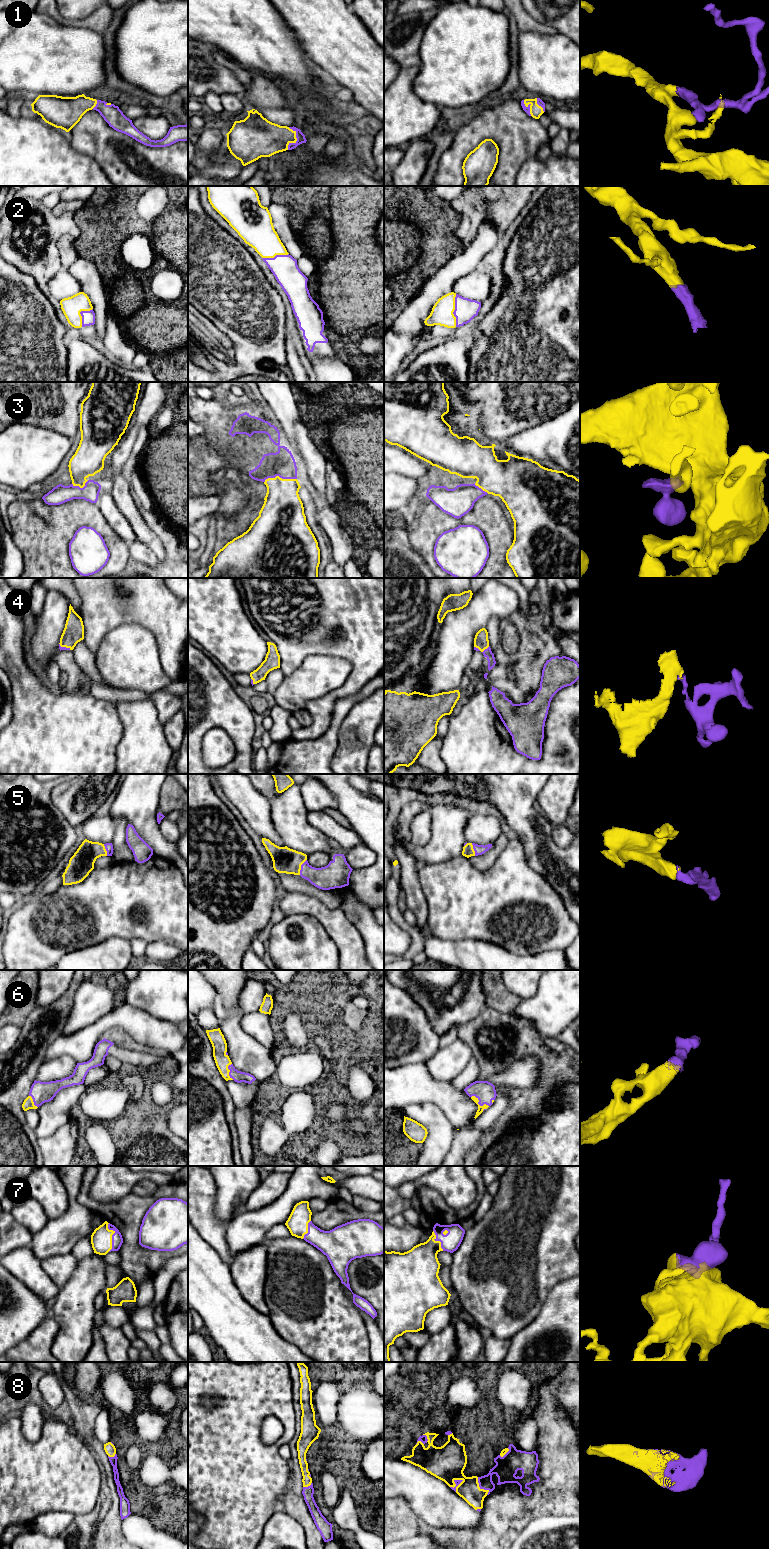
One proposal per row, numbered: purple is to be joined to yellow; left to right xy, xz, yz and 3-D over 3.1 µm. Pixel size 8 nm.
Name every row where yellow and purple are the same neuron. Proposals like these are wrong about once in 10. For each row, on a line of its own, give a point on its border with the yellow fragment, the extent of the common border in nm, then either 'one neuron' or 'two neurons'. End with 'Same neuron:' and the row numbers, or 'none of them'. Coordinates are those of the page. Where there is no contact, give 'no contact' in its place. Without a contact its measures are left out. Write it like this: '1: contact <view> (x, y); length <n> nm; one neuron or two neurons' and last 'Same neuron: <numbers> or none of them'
1: contact xz (296, 139); length 180 nm; one neuron
2: contact yz (453, 310); length 260 nm; one neuron
3: contact xz (279, 477); length 260 nm; one neuron
4: contact yz (485, 648); length 80 nm; one neuron
5: contact xz (300, 867); length 140 nm; one neuron
6: contact yz (477, 1103); length 170 nm; one neuron
7: contact xy (111, 1236); length 240 nm; one neuron
8: contact yz (481, 1489); length 170 nm; one neuron
Same neuron: 1, 2, 3, 4, 5, 6, 7, 8

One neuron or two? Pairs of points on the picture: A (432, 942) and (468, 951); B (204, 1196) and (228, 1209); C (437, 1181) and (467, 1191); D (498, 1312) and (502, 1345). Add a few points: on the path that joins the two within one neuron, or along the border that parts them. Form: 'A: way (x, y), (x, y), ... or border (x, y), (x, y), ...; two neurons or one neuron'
A: way (441, 951), (459, 951); one neuron
B: border (214, 1179), (216, 1187), (215, 1214), (226, 1222); two neurons
C: way (444, 1181), (451, 1181), (457, 1187), (460, 1187); one neuron
D: border (492, 1335), (498, 1338), (509, 1339); two neurons

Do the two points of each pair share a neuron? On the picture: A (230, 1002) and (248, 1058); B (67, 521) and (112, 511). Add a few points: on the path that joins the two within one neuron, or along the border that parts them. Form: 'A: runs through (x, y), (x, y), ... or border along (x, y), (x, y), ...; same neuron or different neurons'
A: runs through (233, 1016), (233, 1033), (239, 1044); same neuron
B: border along (95, 503), (115, 533); different neurons

